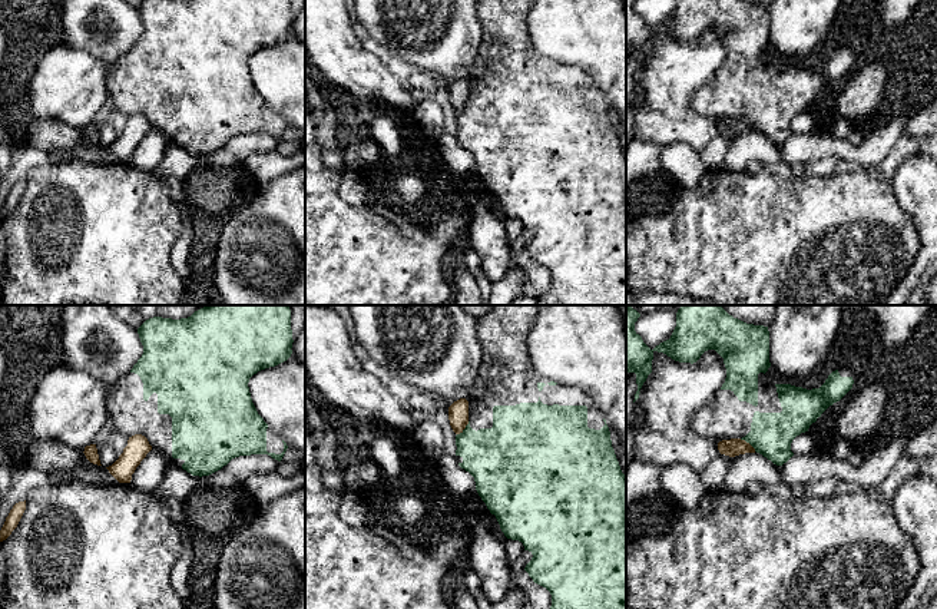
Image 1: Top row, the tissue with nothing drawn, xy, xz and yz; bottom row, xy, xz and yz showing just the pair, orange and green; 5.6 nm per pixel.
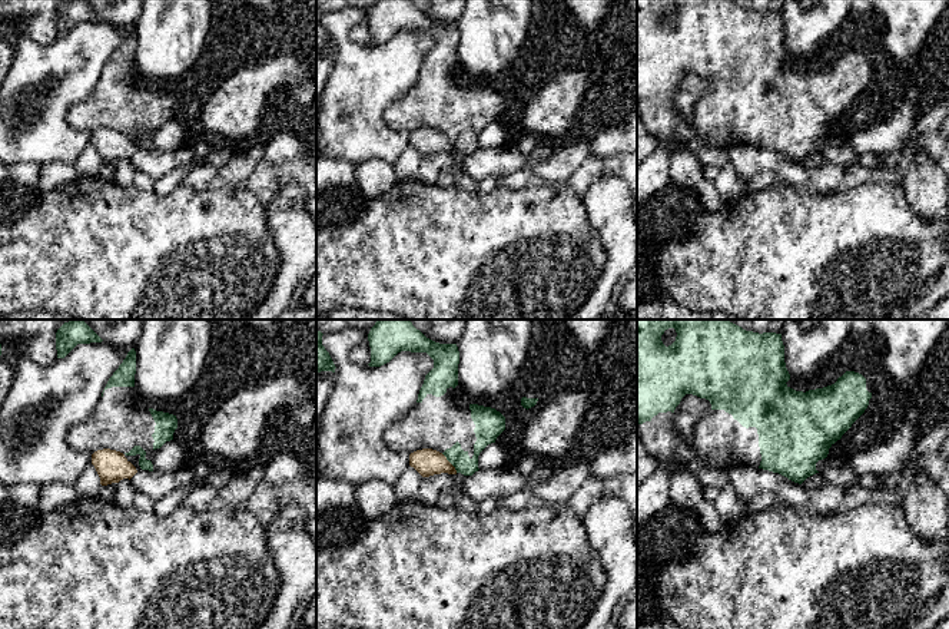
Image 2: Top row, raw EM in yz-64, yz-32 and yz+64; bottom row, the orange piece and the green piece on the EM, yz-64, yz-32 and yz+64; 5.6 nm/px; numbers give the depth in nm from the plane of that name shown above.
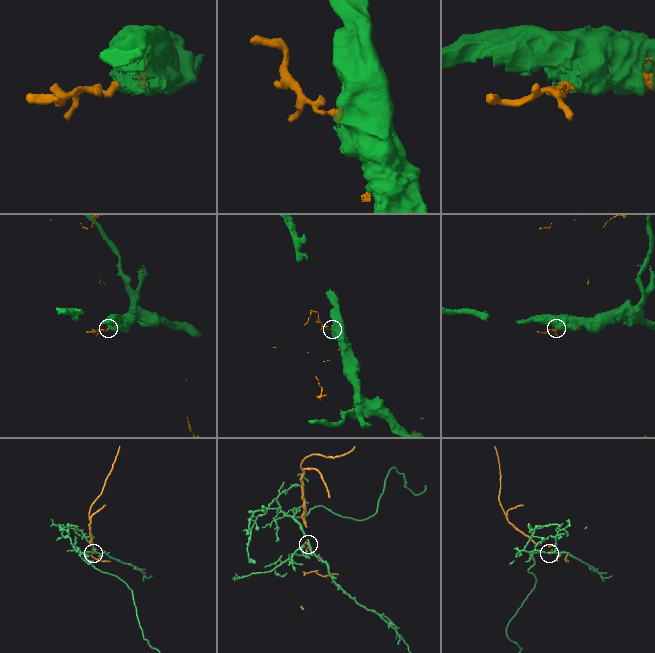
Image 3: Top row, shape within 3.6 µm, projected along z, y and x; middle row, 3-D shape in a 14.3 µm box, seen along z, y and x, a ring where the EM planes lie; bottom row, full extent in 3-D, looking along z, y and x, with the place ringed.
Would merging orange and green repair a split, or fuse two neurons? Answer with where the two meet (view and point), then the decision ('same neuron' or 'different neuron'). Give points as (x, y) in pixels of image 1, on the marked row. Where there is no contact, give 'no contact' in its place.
meets orange in yz at (748, 443); different neuron

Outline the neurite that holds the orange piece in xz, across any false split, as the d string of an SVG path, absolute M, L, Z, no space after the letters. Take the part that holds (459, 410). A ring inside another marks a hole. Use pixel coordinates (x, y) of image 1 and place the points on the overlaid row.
M460 398L448 407L448 420L456 434L463 433L468 424L468 401L466 398Z

